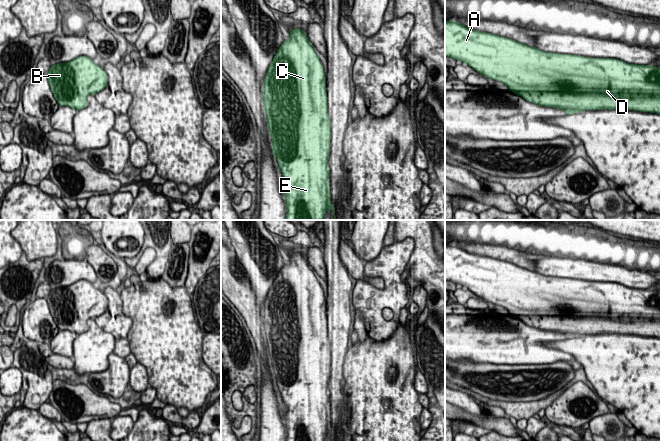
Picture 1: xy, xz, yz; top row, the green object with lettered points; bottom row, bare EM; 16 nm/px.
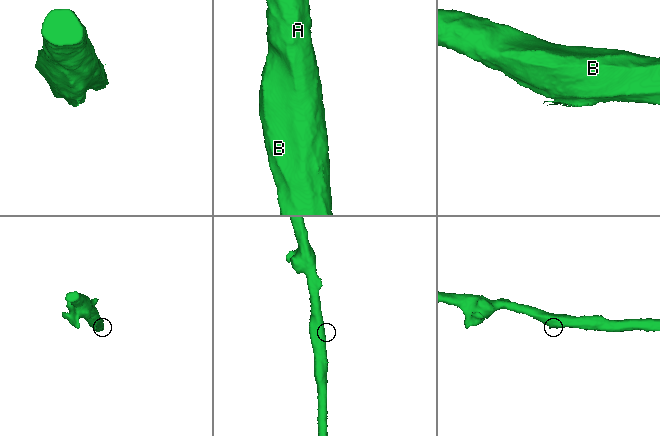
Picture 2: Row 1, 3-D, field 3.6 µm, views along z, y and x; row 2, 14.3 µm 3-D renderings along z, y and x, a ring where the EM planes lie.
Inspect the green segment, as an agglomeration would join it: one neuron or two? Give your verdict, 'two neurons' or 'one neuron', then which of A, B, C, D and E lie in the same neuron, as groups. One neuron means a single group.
one neuron | A B C D E

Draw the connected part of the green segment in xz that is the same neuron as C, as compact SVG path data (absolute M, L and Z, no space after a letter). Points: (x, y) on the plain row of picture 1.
M294 252L289 255L290 264L284 264L279 273L277 274L272 287L270 288L267 298L264 303L263 309L263 329L267 339L267 347L269 351L269 358L272 362L272 372L274 381L277 383L279 392L283 399L283 407L285 410L284 420L287 430L286 441L325 441L326 435L333 433L333 440L335 440L335 431L331 426L330 411L329 411L329 391L328 383L330 378L330 365L331 365L331 350L330 342L328 340L328 321L326 315L326 300L324 291L320 282L317 280L316 275L313 272L312 267L309 265L306 257L301 252Z

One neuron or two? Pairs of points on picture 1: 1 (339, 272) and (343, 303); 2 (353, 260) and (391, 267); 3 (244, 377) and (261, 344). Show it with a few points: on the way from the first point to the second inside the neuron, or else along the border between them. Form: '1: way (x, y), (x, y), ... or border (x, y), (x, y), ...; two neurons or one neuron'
1: way (339, 280), (340, 295); one neuron
2: border (363, 263), (363, 273), (366, 276), (381, 278); two neurons
3: border (247, 330), (254, 344); two neurons

